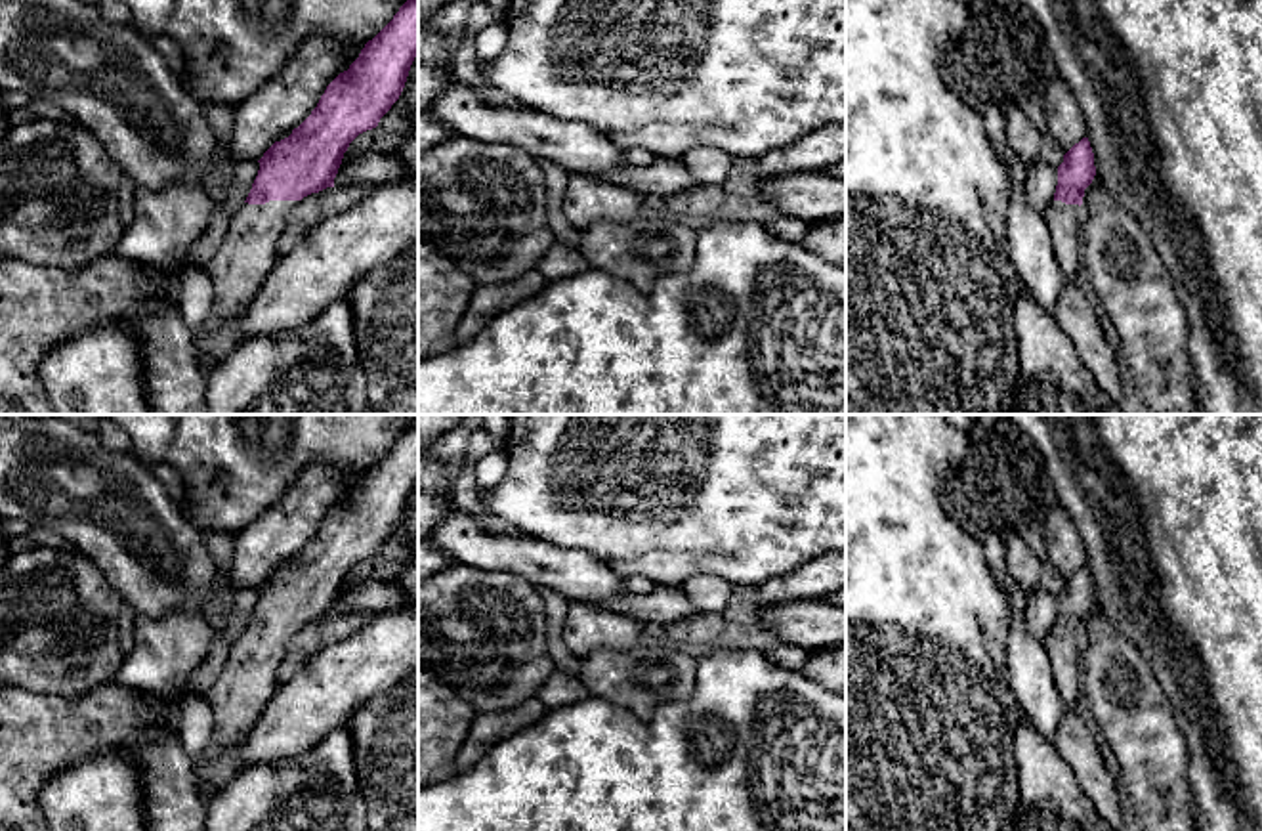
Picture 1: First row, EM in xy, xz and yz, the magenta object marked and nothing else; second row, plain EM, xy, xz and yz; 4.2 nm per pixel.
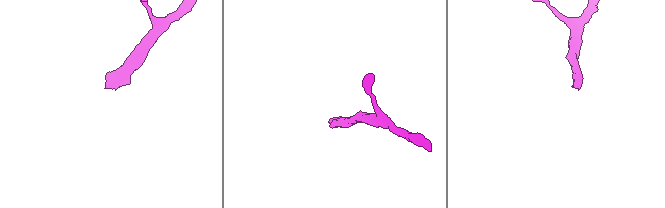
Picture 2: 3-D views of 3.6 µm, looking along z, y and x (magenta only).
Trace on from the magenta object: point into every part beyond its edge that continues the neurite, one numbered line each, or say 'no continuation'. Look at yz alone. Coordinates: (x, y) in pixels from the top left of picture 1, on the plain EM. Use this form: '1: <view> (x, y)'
1: yz (1064, 648)

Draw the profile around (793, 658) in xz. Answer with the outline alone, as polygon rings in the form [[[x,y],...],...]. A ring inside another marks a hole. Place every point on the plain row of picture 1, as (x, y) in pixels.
[[[781,644],[775,650],[766,653],[768,659],[775,665],[781,665],[785,669],[792,669],[792,671],[800,671],[804,663],[808,663],[808,659],[811,657],[810,651],[789,646],[789,644]]]

